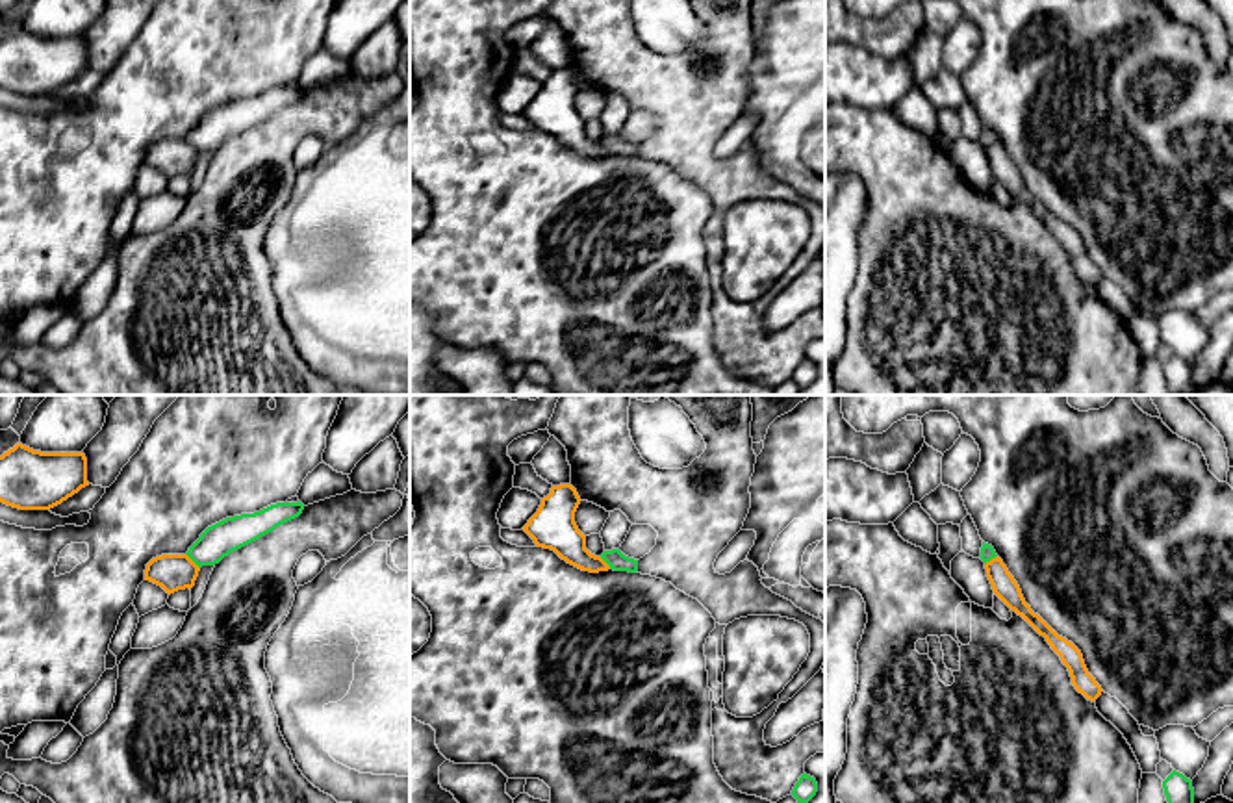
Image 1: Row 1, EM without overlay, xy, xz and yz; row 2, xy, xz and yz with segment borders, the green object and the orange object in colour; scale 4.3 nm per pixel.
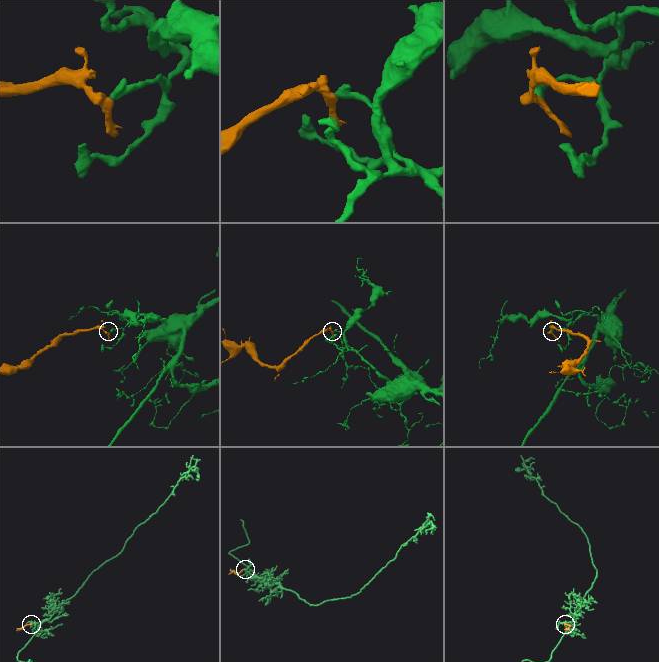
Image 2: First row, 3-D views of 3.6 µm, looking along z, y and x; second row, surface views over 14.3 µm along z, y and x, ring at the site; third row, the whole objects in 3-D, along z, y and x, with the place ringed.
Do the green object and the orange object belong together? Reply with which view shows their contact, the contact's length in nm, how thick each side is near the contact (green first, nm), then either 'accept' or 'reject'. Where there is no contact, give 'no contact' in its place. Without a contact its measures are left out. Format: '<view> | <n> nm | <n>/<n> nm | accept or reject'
xy | 90 nm | 150/160 nm | reject

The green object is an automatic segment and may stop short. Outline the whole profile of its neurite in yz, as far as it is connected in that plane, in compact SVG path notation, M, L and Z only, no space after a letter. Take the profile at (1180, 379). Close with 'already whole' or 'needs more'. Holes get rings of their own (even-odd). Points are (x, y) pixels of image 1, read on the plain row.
M1174 354L1163 365L1163 373L1164 373L1164 380L1166 380L1170 395L1187 395L1194 391L1192 365L1187 363L1183 358Z; already whole

